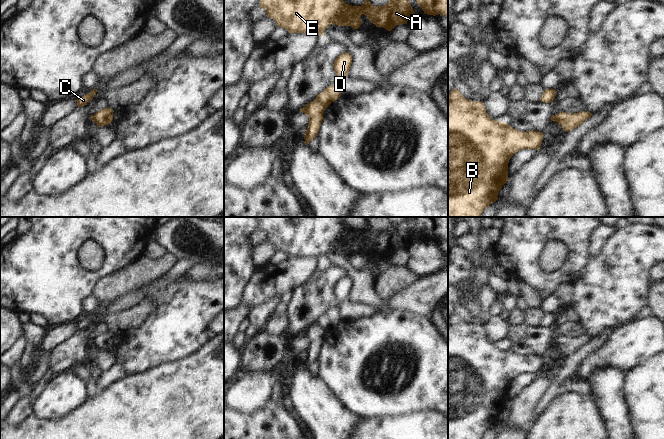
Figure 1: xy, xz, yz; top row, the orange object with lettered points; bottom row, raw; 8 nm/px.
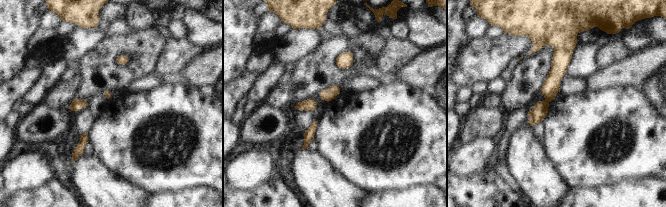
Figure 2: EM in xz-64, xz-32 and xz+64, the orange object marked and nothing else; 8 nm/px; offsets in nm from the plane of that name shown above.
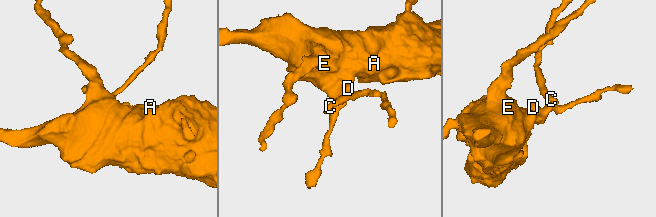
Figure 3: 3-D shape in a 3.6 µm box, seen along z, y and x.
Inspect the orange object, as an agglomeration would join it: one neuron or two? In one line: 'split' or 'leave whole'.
split

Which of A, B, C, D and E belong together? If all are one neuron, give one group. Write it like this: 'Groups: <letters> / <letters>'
Groups: A B D E / C

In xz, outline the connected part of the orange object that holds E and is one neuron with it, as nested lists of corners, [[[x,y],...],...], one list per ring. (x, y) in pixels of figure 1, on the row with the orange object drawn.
[[[259,0],[260,8],[266,10],[266,16],[272,18],[278,27],[283,27],[288,30],[289,33],[314,33],[324,36],[325,29],[330,25],[338,26],[351,26],[353,29],[358,29],[362,20],[360,16],[364,14],[371,23],[375,24],[376,27],[383,27],[390,31],[396,25],[407,24],[407,21],[411,14],[415,13],[409,0],[390,0],[384,6],[373,6],[369,0],[361,6],[352,6],[346,4],[343,0]]]

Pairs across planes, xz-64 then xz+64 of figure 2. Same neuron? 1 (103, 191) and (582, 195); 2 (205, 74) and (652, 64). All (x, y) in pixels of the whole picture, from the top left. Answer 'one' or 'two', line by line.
1: two
2: one

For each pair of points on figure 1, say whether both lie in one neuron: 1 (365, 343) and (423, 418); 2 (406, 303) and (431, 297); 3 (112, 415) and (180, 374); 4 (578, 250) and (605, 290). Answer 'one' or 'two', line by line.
1: two
2: one
3: one
4: two

